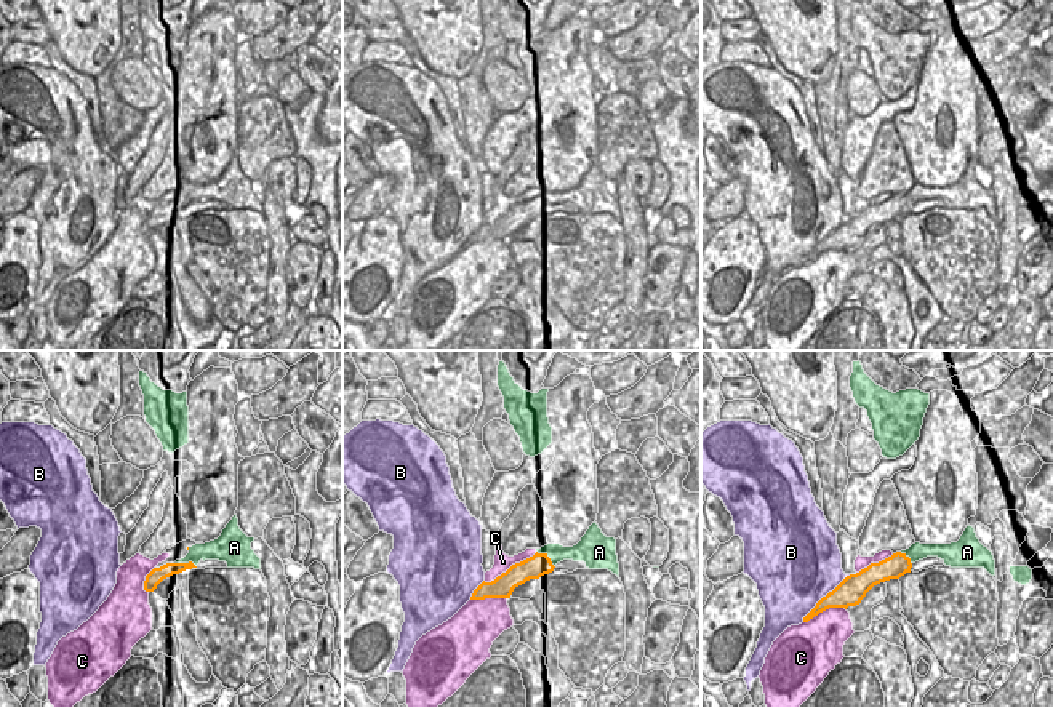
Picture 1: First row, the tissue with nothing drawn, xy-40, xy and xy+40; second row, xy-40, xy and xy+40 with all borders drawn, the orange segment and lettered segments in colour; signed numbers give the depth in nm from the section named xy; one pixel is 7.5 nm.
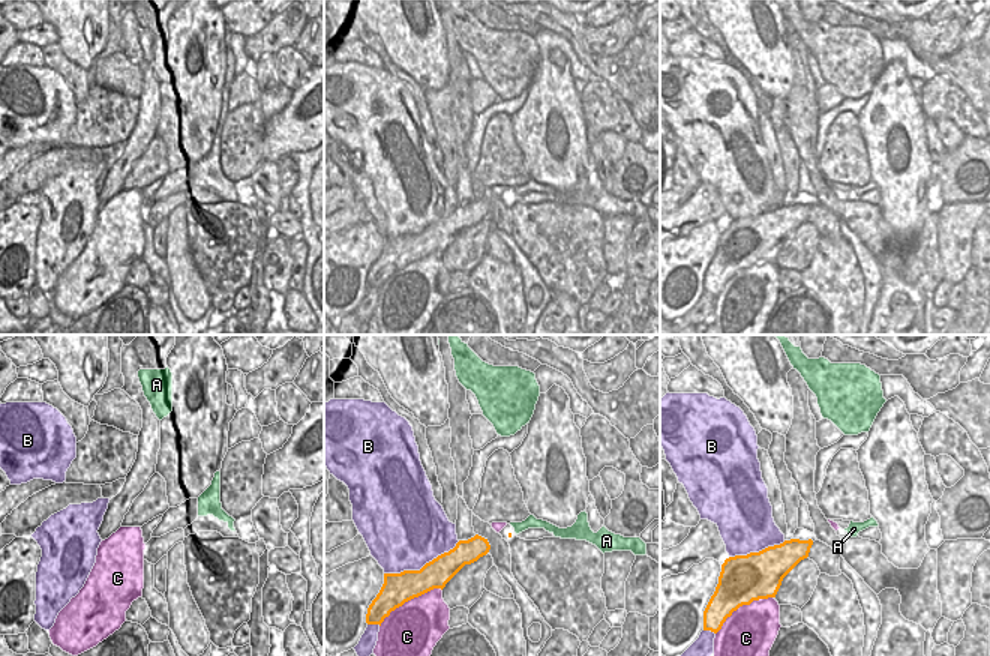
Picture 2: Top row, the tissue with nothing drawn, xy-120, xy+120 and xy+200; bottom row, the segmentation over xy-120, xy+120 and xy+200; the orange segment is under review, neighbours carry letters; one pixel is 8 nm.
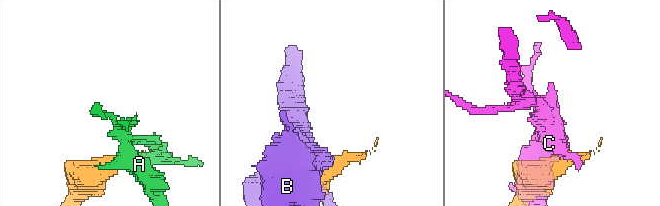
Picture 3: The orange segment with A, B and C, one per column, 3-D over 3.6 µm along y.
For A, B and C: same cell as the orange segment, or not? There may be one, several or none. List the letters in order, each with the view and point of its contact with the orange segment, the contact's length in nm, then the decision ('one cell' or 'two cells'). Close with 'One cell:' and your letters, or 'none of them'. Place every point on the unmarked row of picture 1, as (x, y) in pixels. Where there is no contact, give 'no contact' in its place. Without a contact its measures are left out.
A: xy (548, 199) | 190 nm | two cells
B: xy+40 (823, 239) | 480 nm | two cells
C: xy (511, 208) | 460 nm | two cells
One cell: none of them

